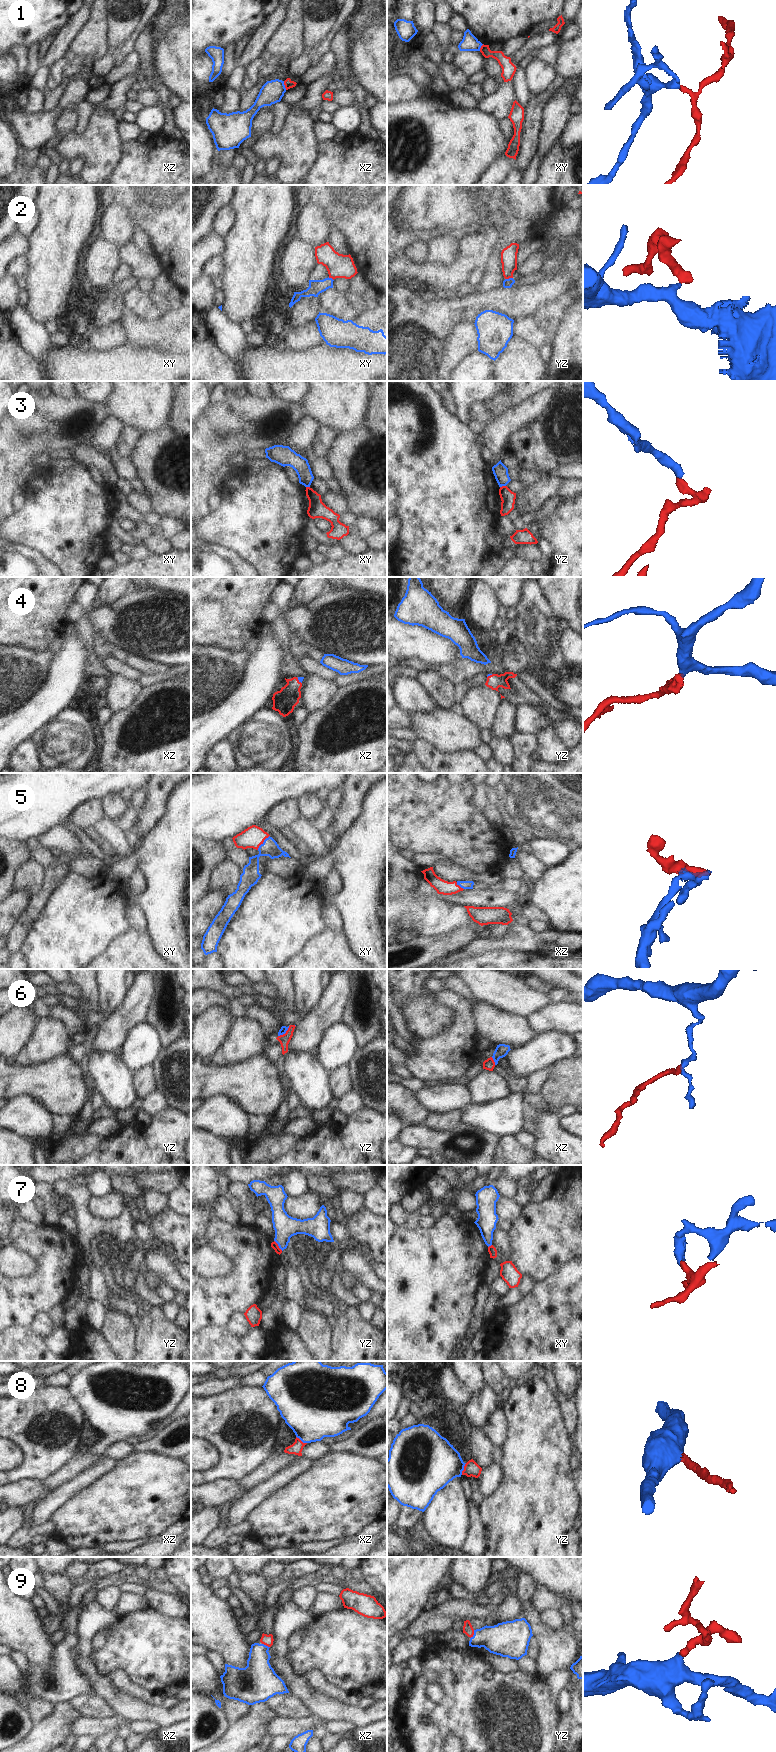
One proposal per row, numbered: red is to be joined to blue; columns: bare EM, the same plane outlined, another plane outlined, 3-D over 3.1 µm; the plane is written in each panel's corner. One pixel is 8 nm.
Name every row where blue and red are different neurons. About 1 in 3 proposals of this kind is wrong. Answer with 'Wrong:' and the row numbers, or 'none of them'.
Wrong: 1, 2, 3, 6, 7

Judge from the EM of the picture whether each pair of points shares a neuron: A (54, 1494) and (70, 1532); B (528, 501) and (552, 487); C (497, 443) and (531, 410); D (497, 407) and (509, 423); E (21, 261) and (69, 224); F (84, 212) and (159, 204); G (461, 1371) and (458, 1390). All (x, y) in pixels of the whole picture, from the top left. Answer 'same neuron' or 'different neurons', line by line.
A: different neurons
B: same neuron
C: same neuron
D: different neurons
E: different neurons
F: different neurons
G: different neurons

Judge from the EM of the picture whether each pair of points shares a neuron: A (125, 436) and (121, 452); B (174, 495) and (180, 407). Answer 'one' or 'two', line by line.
A: one
B: one

